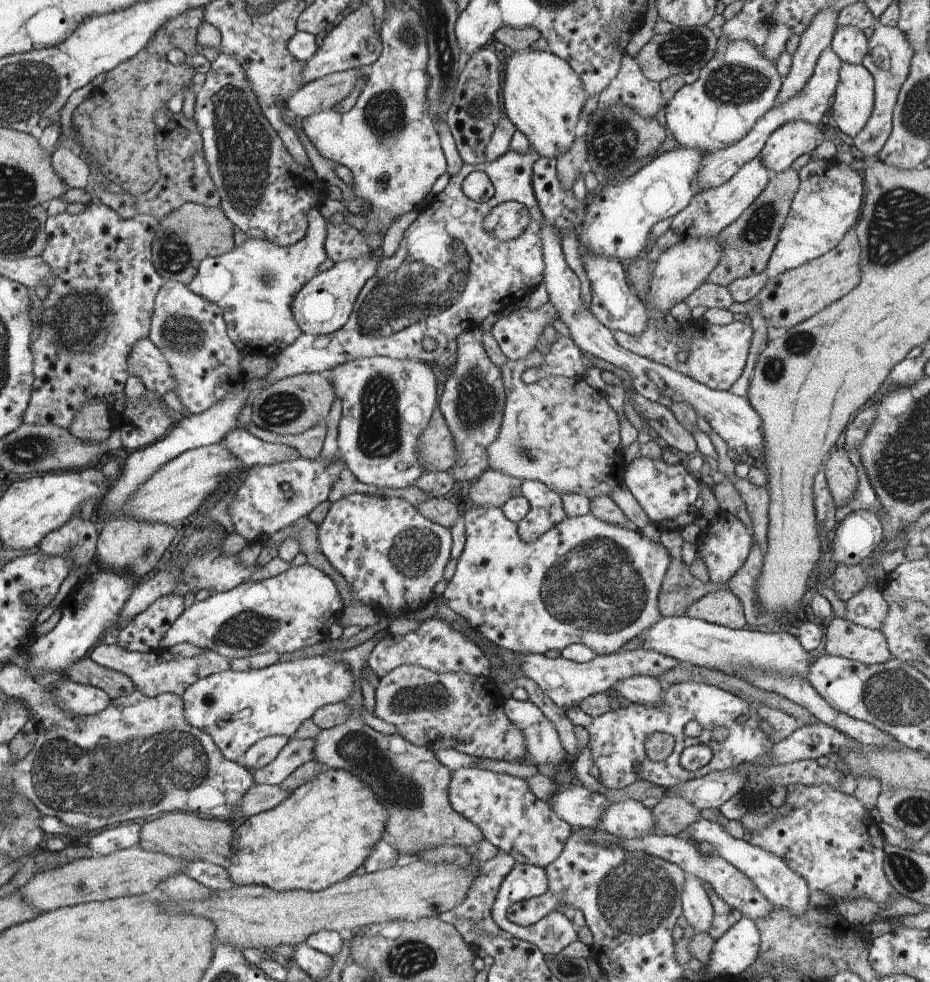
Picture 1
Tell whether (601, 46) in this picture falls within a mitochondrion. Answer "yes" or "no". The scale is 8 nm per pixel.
no

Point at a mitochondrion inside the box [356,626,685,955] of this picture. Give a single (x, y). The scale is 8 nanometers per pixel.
(636, 897)

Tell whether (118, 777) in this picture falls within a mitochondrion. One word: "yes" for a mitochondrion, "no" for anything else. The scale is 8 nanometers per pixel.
yes

